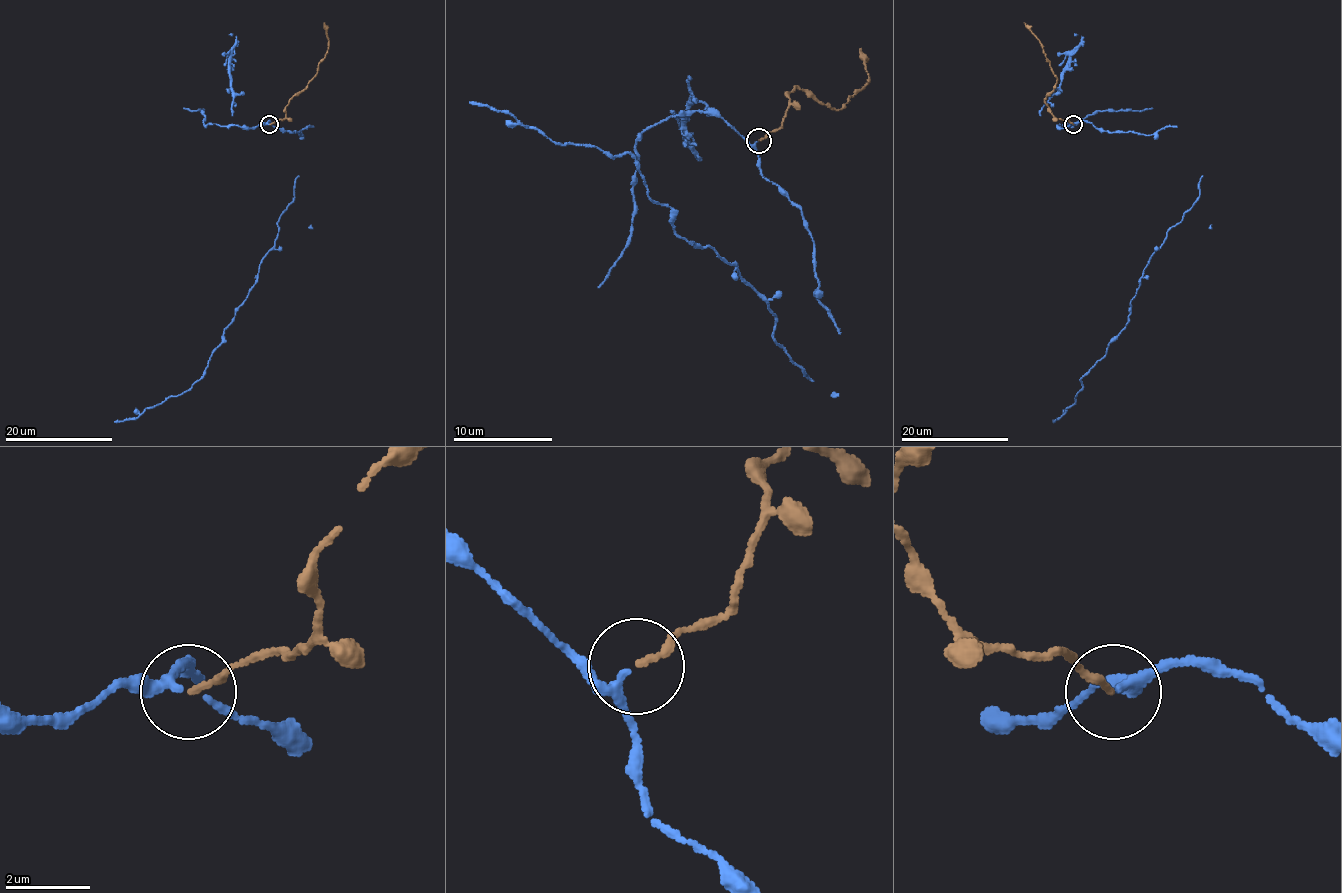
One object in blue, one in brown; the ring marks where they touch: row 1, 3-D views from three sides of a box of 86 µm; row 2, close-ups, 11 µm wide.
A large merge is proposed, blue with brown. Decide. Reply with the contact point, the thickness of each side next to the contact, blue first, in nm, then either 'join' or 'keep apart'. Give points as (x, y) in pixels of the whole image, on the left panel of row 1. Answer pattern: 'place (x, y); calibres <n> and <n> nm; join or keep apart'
place (269, 124); calibres 200 and 150 nm; join

